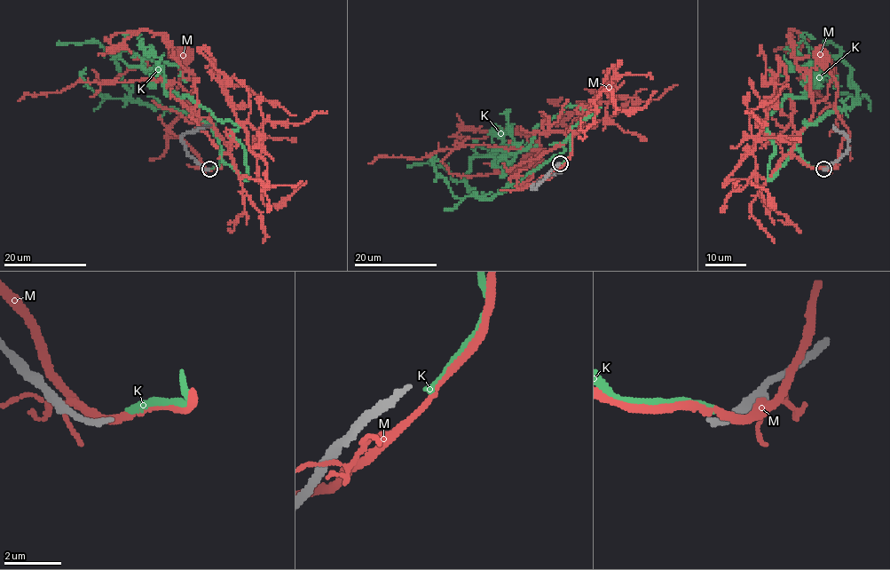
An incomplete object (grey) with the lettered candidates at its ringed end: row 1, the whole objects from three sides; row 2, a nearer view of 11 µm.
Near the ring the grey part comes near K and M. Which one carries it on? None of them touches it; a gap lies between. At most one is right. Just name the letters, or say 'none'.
none

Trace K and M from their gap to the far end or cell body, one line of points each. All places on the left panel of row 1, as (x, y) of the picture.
K: (211, 168), (221, 166), (221, 148), (247, 180), (236, 125), (146, 70), (141, 60), (153, 52), (143, 41)
M: (211, 169), (179, 138), (169, 135), (169, 127), (182, 110), (177, 91), (183, 55)

